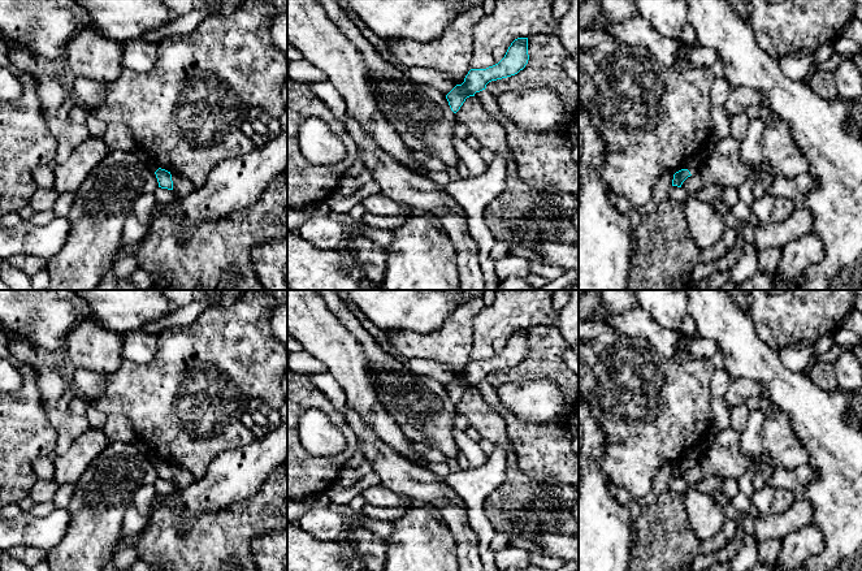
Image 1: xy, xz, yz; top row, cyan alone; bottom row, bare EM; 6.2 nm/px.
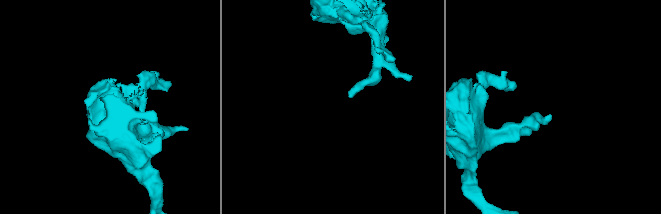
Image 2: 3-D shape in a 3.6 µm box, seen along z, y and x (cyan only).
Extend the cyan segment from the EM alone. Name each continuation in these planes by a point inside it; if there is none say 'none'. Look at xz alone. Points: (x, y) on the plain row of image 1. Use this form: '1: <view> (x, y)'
none

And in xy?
none

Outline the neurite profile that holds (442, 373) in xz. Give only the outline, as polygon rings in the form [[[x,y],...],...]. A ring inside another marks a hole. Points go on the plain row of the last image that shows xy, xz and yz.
[[[412,358],[406,360],[406,363],[413,373],[434,378],[443,386],[447,386],[456,377],[451,368],[436,360]]]

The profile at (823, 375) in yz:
[[[816,363],[809,365],[805,373],[814,384],[826,392],[835,392],[839,389],[835,363]]]

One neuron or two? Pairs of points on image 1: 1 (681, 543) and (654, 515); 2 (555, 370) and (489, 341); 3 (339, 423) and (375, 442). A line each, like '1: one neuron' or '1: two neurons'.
1: one neuron
2: two neurons
3: two neurons

